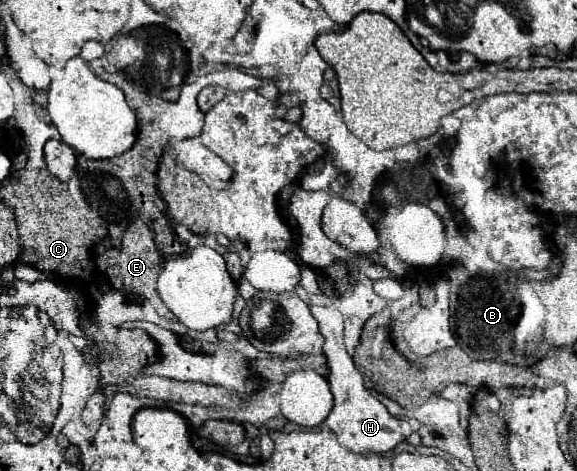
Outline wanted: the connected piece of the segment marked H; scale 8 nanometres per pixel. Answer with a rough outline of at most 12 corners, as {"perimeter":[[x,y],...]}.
{"perimeter":[[312,305],[334,409],[326,427],[358,453],[412,433],[366,387],[344,319]]}

